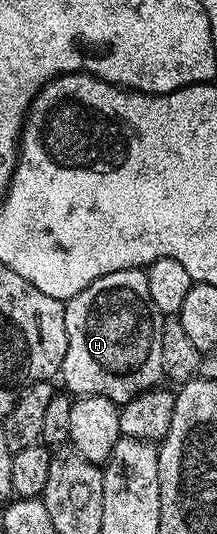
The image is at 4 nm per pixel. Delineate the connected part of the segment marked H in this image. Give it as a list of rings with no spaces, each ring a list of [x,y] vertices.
[[[143,268],[117,270],[97,278],[81,294],[65,304],[67,349],[61,381],[68,393],[104,396],[120,406],[164,379],[161,362],[160,321],[149,298],[149,282]]]

